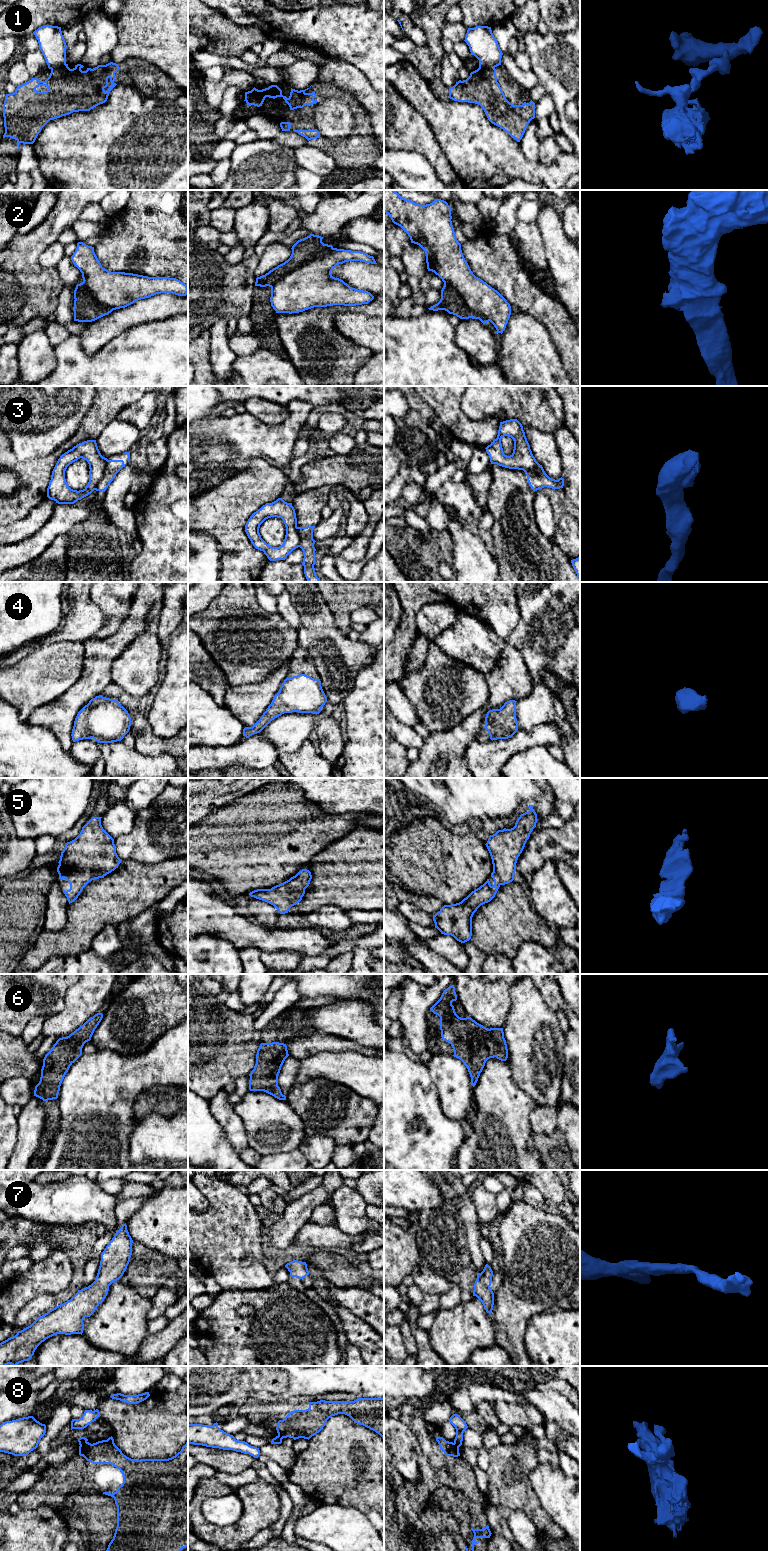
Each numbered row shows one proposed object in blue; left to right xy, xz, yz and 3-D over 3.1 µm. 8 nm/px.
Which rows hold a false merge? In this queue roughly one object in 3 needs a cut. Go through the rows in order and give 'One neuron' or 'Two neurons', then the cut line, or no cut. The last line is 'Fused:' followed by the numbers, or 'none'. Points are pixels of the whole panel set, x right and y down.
1: Two neurons. Split along xz (250, 91), (254, 100), (247, 102)
2: Two neurons. Split along xz (333, 248), (286, 273), (271, 287)
3: Two neurons. Split along xy (107, 459), (103, 476), (94, 489)
4: One neuron. No split
5: One neuron. No split
6: One neuron. No split
7: One neuron. No split
8: Two neurons. Split along yz (454, 1442), (458, 1447)
Fused: 1, 2, 3, 8

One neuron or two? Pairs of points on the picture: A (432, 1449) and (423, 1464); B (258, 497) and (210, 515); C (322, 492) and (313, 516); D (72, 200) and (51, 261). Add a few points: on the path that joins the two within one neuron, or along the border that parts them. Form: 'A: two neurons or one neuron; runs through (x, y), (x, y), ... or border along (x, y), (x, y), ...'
A: one neuron; runs through (432, 1453), (427, 1460)
B: one neuron; runs through (246, 497), (237, 497), (222, 512)
C: one neuron; runs through (317, 498), (313, 502), (313, 510)
D: two neurons; border along (56, 240), (38, 256)

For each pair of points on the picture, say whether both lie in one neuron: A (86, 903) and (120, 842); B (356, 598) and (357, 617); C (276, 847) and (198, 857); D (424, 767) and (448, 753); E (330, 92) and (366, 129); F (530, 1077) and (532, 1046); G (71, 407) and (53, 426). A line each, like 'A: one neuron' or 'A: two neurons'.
A: two neurons
B: two neurons
C: one neuron
D: one neuron
E: one neuron
F: one neuron
G: one neuron

